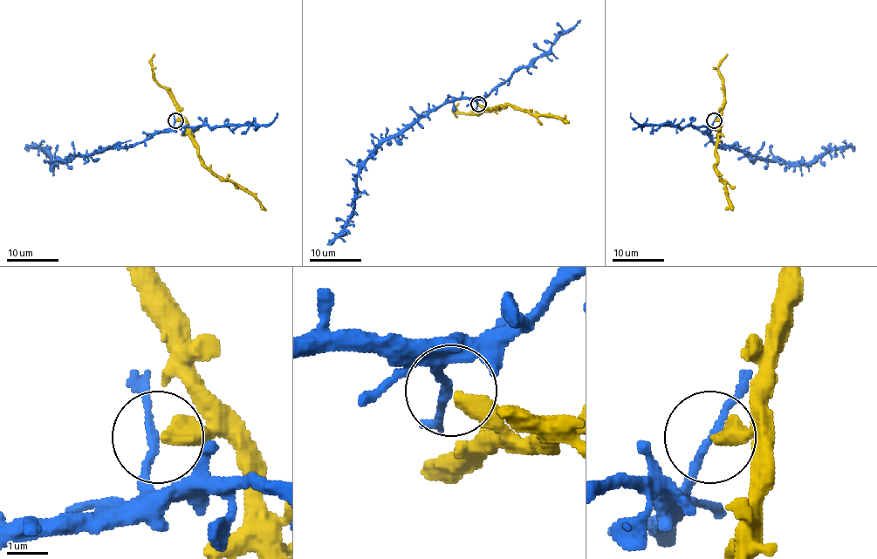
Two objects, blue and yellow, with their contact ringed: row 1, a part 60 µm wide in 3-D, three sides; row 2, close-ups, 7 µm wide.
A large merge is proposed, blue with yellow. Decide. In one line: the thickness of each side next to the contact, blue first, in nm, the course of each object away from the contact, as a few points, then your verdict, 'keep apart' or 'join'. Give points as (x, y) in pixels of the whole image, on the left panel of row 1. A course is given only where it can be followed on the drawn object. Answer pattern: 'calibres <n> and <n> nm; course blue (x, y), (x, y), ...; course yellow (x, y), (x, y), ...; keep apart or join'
calibres 170 and 400 nm; course blue (174, 119), (172, 126), (154, 132), (141, 142), (95, 149), (54, 162), (44, 149), (24, 148); course yellow (176, 119), (185, 121), (187, 134), (196, 149), (196, 156), (207, 167), (243, 187), (266, 210); keep apart

